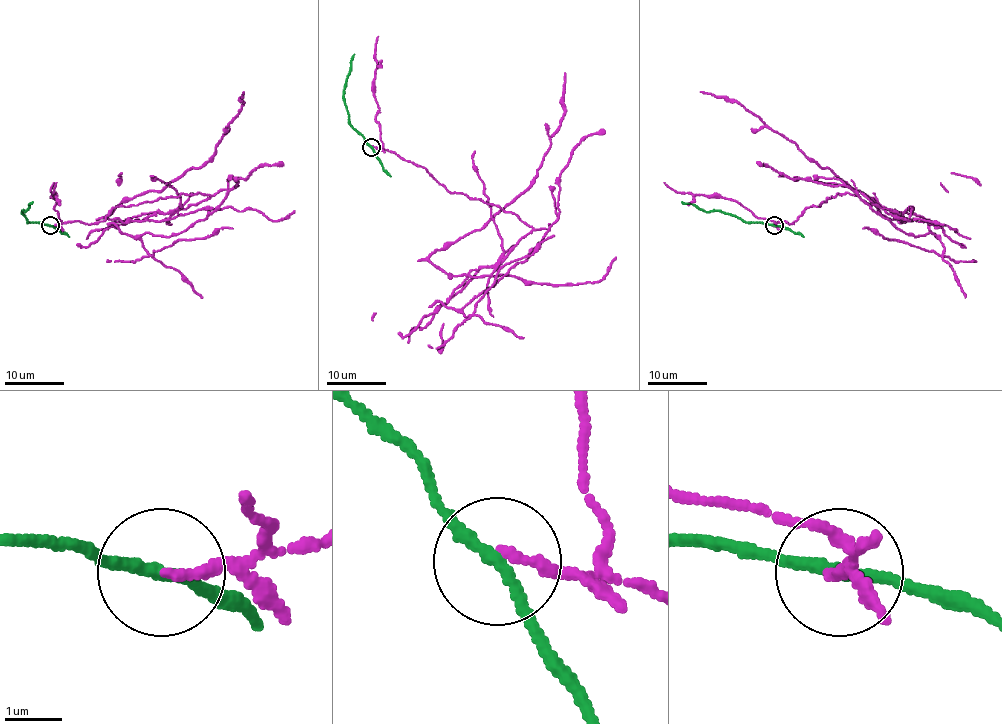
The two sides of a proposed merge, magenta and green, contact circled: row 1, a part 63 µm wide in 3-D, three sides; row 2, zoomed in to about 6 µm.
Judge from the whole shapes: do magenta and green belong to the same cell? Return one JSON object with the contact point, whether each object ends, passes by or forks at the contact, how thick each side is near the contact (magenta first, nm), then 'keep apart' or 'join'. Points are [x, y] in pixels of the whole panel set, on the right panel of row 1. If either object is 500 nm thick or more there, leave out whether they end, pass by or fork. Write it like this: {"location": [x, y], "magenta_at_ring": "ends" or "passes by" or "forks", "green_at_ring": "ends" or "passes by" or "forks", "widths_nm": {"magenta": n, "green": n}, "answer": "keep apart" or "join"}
{"location": [774, 225], "magenta_at_ring": "ends", "green_at_ring": "passes by", "widths_nm": {"magenta": 190, "green": 200}, "answer": "keep apart"}

